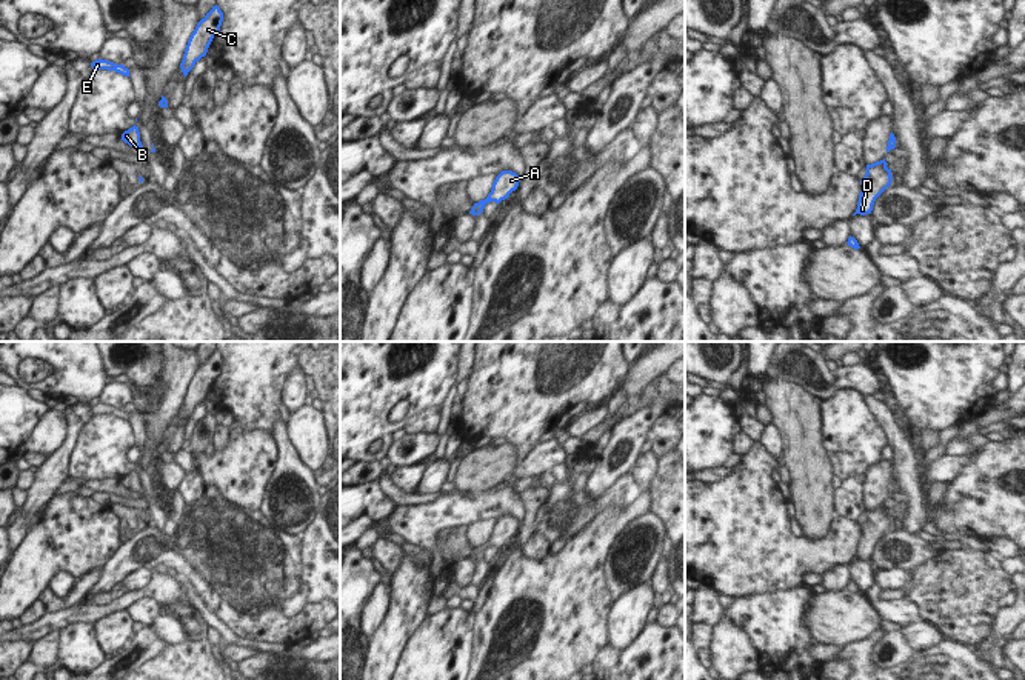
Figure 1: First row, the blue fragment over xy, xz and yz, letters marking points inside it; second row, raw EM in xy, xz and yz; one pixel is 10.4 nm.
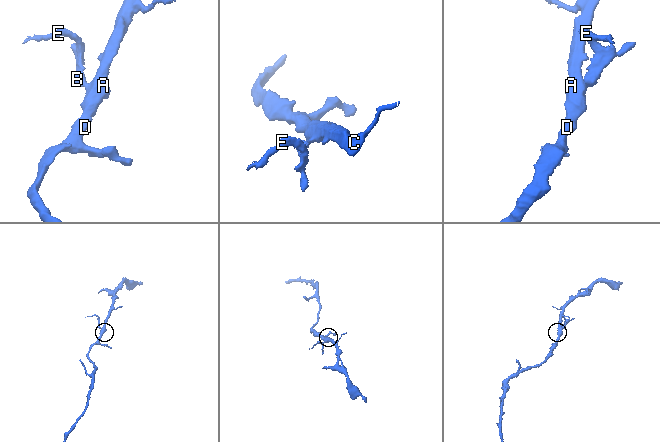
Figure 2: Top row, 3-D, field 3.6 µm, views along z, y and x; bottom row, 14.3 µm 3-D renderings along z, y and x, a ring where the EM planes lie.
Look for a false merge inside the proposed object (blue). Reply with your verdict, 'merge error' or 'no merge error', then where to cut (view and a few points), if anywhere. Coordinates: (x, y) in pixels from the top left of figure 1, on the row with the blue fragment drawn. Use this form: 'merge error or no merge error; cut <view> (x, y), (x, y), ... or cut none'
no merge error; cut none

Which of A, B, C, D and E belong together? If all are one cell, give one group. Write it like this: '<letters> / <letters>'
A B C D E

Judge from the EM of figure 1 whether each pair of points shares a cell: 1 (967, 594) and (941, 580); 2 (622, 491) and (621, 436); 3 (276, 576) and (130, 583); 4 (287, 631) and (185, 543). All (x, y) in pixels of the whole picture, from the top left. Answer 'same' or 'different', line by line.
1: same
2: different
3: different
4: same

